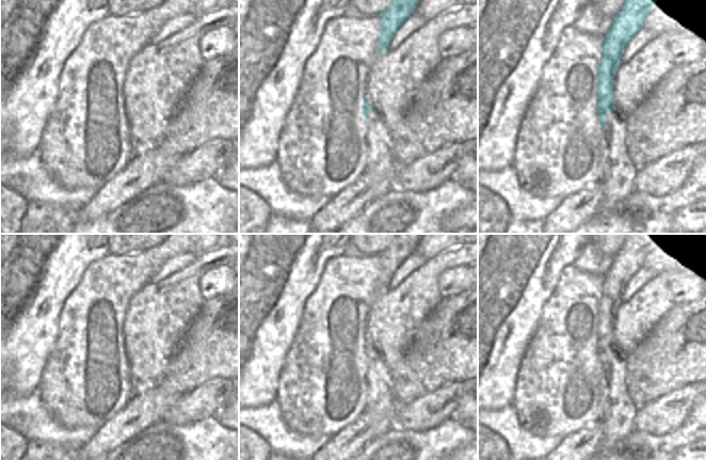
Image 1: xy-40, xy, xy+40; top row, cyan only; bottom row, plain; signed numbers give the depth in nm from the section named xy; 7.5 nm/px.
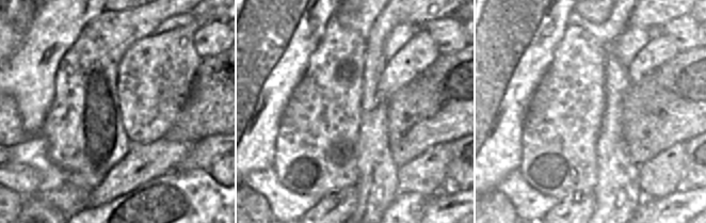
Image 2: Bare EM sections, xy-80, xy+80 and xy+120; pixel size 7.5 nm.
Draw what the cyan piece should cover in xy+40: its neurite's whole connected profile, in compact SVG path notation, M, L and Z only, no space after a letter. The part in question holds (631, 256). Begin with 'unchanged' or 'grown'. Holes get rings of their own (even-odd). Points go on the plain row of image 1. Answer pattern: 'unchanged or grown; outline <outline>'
grown; outline M630 234L613 256L613 263L605 275L598 307L598 359L613 391L609 393L608 402L600 399L600 423L605 433L600 450L612 447L635 430L637 408L626 386L626 355L615 347L613 339L613 318L624 301L627 284L645 263L659 236Z

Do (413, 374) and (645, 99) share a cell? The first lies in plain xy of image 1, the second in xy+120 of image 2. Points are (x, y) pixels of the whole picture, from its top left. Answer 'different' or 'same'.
same

